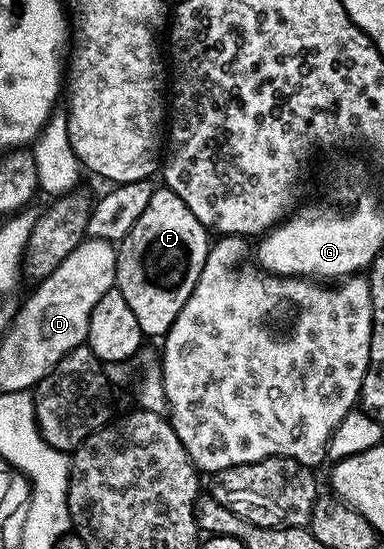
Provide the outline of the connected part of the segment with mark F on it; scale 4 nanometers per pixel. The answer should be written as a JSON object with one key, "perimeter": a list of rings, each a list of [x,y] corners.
{"perimeter":[[[159,187],[151,192],[144,215],[136,219],[132,231],[120,243],[116,282],[128,307],[132,307],[132,315],[136,315],[136,323],[140,323],[143,338],[165,338],[172,323],[176,323],[176,315],[188,303],[188,295],[192,295],[200,271],[204,271],[211,244],[200,219],[172,190]]]}

